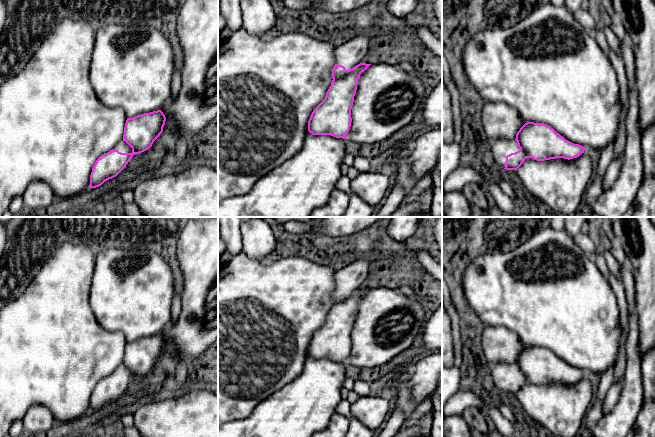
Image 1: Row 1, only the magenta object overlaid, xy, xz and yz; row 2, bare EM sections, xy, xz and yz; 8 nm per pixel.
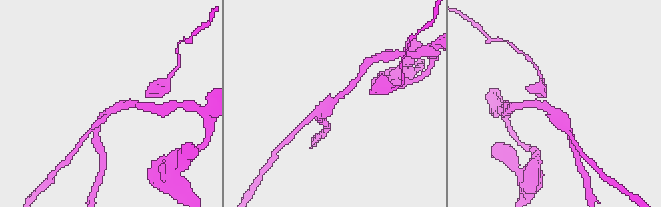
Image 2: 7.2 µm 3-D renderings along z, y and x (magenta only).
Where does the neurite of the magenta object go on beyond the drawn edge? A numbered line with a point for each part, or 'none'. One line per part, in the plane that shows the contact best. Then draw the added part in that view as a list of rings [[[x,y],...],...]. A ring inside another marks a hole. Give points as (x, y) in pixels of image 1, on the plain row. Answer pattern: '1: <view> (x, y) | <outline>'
1: yz (500, 372) | [[[495,363],[490,364],[490,369],[494,384],[501,393],[506,390],[506,380],[520,374],[515,364]]]

